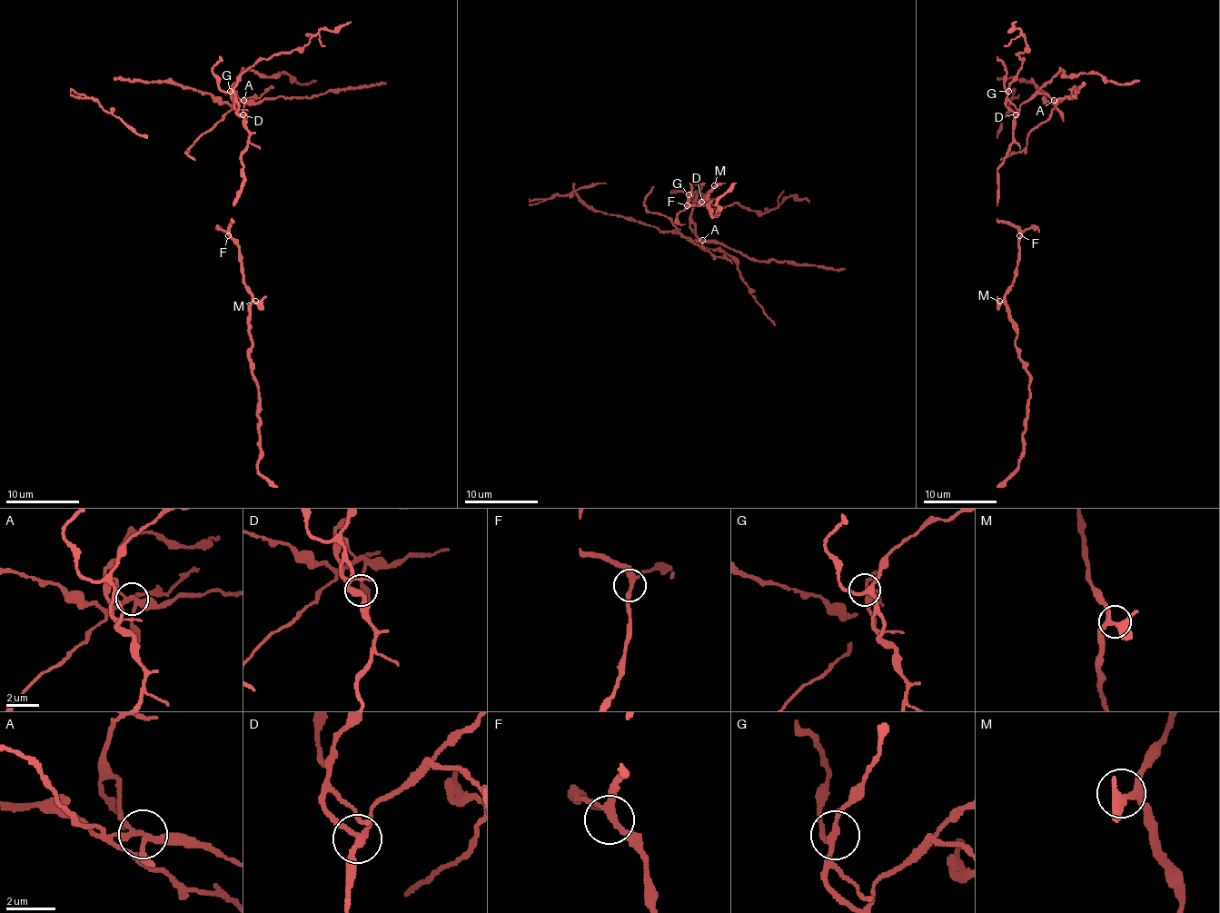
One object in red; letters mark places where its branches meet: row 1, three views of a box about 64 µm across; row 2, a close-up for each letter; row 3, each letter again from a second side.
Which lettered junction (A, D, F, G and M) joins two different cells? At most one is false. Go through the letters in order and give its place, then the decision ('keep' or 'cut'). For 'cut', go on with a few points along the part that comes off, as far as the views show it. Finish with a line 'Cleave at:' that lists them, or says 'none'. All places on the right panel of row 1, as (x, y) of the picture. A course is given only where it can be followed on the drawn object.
A: (1054, 100) | cut | (1054, 100), (1054, 105), (1032, 82), (1010, 77), (997, 80)
D: (1016, 114) | keep
F: (1019, 235) | keep
G: (1008, 91) | keep
M: (999, 301) | keep
Cleave at: A

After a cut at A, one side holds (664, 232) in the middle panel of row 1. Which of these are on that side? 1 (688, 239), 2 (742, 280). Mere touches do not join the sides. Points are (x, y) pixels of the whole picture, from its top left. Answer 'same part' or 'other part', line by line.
1: same part
2: other part

